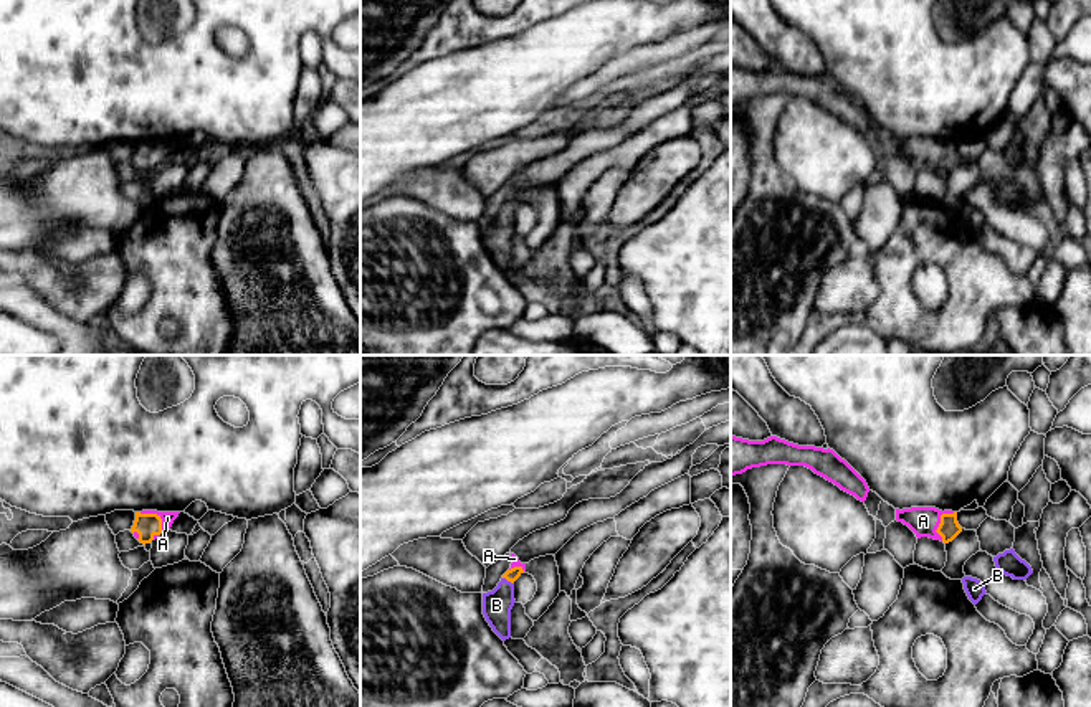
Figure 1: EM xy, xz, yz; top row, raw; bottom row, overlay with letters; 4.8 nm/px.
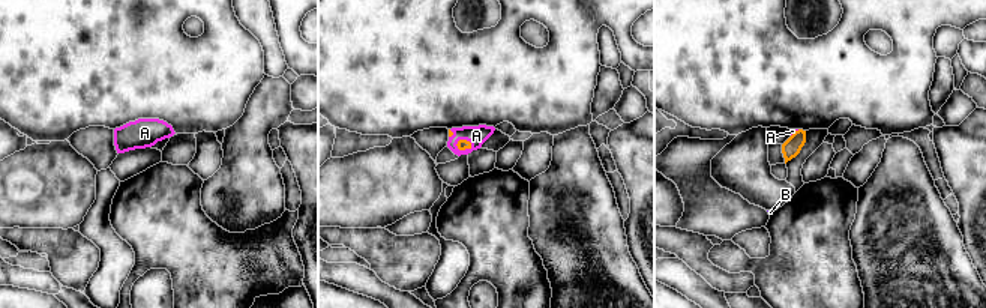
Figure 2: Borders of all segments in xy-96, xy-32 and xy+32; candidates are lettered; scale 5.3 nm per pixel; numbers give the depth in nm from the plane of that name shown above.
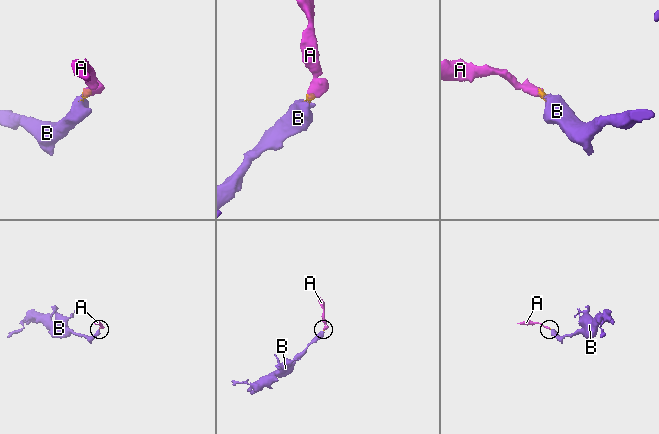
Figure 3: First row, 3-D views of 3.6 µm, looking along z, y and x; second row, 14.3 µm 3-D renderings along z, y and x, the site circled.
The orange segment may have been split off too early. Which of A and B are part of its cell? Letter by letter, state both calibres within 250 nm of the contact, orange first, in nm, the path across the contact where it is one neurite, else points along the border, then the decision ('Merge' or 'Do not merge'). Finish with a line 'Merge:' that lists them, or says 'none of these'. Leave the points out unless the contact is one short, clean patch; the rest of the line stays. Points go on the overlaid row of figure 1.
A: Thickness 100 nm (orange) against 140 nm. Path across: yz (949, 529), (941, 522), (923, 521). Merge
B: Thickness 70 nm (orange) against 140 nm. Path across: xz (511, 575), (508, 580), (503, 597), (496, 605). Merge
Merge: A, B

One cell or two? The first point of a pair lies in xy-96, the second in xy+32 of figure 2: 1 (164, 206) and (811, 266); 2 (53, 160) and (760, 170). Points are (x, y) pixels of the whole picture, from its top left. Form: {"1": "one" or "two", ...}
{"1": "one", "2": "one"}

